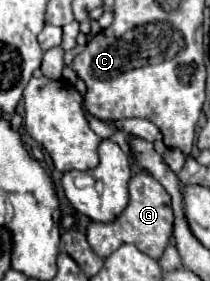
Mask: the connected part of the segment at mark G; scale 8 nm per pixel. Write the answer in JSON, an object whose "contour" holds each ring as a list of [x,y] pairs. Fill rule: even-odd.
{"contour":[[[140,172],[132,176],[130,180],[130,202],[124,208],[124,212],[114,222],[108,222],[108,224],[90,222],[86,230],[86,238],[88,238],[90,248],[100,258],[108,258],[122,244],[134,244],[140,252],[158,260],[172,238],[172,218],[174,214],[172,214],[168,192],[162,188],[162,184],[152,174]]]}

